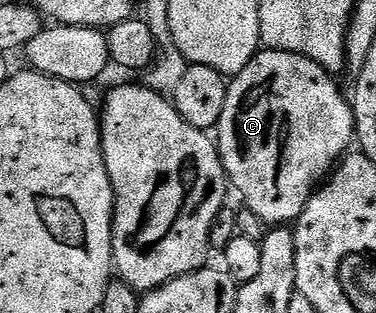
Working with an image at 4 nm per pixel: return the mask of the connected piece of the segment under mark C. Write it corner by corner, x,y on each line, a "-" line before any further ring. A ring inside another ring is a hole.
260,50
249,64
228,83
225,110
221,110
221,118
219,119
219,127
217,129
219,157
223,163
223,169
227,172
230,187
234,191
235,188
239,191
239,196
247,203
248,210
257,219
264,220
264,225
287,226
298,220
301,213
305,210
309,198
315,193
315,189
324,183
328,173
338,165
348,149
352,147
355,140
355,113
352,105
349,103
348,97
346,100
343,97
342,90
331,80
334,80
332,73
327,72
317,62
311,61
305,56
298,56
297,53

